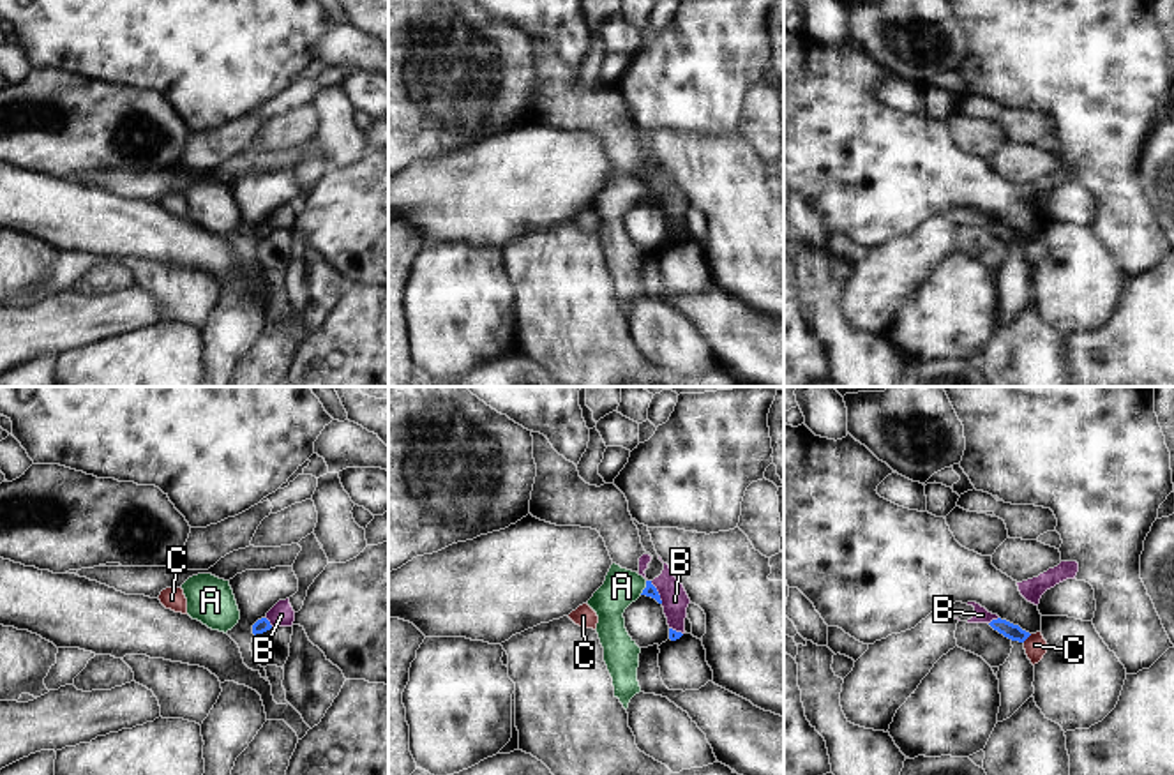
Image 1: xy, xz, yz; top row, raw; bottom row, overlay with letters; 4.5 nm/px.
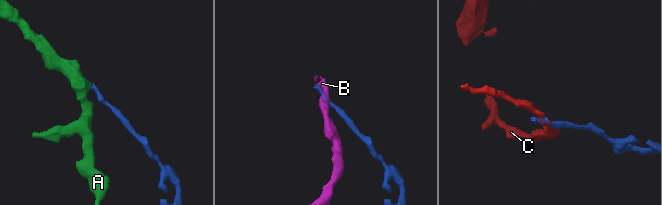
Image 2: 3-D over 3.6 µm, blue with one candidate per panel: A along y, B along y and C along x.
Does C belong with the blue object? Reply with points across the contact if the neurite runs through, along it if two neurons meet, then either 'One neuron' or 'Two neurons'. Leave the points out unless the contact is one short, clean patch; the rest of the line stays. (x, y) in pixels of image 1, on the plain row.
Boundary: yz (1031, 239), (1023, 246). Two neurons

